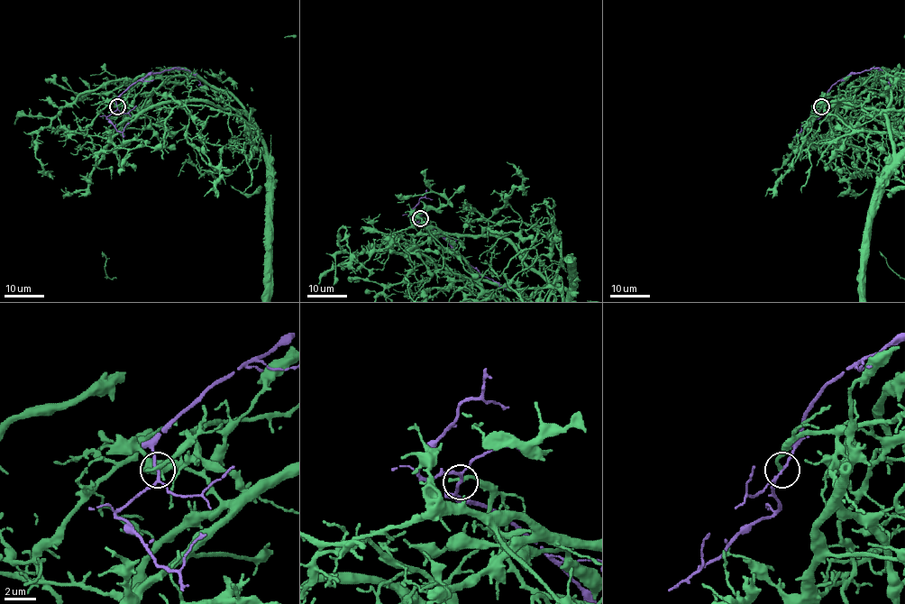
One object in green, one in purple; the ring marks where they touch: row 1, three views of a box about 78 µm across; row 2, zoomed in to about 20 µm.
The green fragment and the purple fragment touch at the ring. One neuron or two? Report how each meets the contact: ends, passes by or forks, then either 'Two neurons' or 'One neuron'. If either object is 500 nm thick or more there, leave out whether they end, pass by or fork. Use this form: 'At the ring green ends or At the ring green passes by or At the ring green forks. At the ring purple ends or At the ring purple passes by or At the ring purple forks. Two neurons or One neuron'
At the ring green ends. At the ring purple forks. Two neurons

